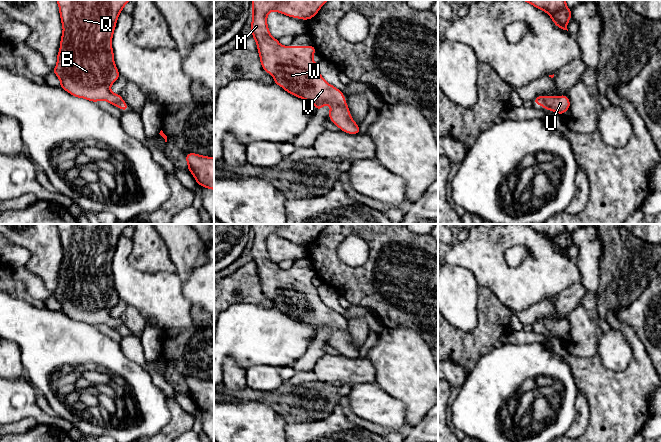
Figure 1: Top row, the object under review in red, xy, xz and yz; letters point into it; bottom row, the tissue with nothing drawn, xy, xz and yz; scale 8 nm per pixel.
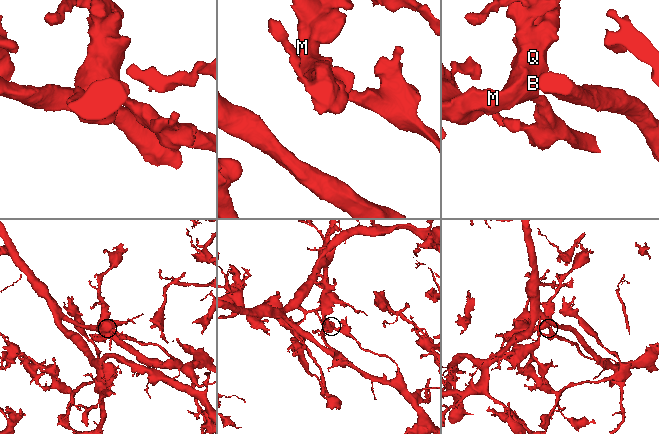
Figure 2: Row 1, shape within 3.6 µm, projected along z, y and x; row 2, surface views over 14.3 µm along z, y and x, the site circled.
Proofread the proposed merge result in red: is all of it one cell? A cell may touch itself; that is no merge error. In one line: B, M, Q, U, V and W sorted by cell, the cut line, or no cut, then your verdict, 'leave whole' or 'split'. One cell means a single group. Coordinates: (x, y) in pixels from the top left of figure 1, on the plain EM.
B M Q U V W | no cut | leave whole

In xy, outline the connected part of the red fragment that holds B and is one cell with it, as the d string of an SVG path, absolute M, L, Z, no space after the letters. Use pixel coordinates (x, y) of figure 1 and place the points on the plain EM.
M56 224L59 230L63 256L60 265L60 274L57 279L57 288L52 295L60 303L60 311L71 319L93 326L104 324L127 335L128 329L120 318L112 317L110 311L120 301L114 287L112 260L118 240L129 225L130 224Z

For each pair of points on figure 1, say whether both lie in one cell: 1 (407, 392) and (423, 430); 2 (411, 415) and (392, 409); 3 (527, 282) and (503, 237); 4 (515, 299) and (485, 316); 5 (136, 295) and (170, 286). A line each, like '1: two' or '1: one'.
1: two
2: two
3: one
4: two
5: one

